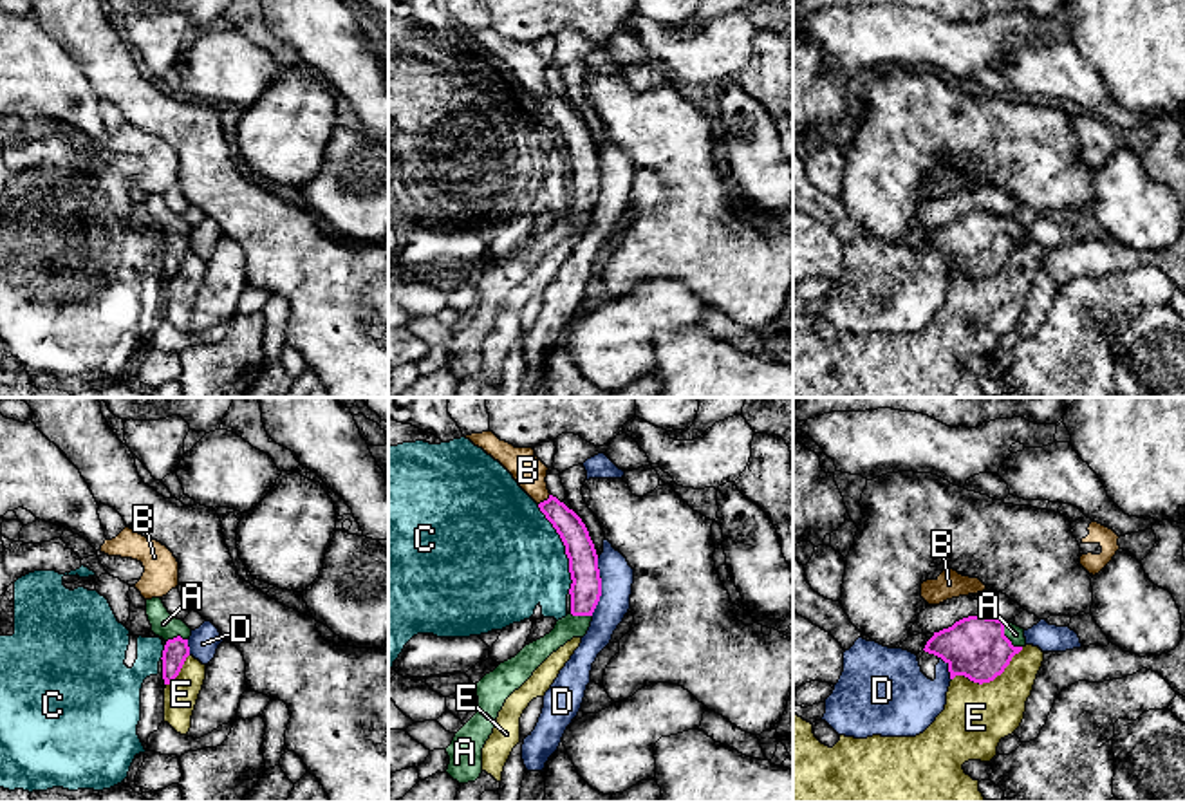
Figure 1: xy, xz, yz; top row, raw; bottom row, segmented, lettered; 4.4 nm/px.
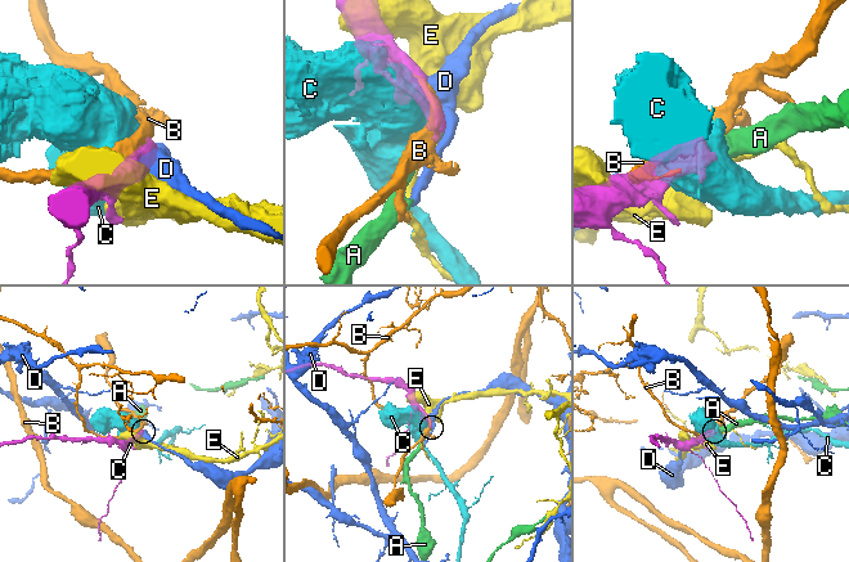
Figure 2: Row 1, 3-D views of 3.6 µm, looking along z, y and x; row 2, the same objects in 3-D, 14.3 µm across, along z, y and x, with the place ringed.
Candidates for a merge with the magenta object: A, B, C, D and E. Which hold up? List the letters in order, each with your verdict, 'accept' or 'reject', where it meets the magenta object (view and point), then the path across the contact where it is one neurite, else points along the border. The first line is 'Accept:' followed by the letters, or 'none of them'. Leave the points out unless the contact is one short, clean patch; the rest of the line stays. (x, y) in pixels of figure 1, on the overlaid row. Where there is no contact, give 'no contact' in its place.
Accept: A
A: accept; meets magenta in yz at (1007, 638); runs through yz (976, 647), (1007, 638), (1016, 634)
B: reject; meets magenta in xz at (544, 501)
C: reject; meets magenta in xz at (566, 550)
D: reject; meets magenta in xz at (600, 587)
E: reject; meets magenta in yz at (989, 681)

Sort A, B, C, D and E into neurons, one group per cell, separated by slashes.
A / B / C / D / E

